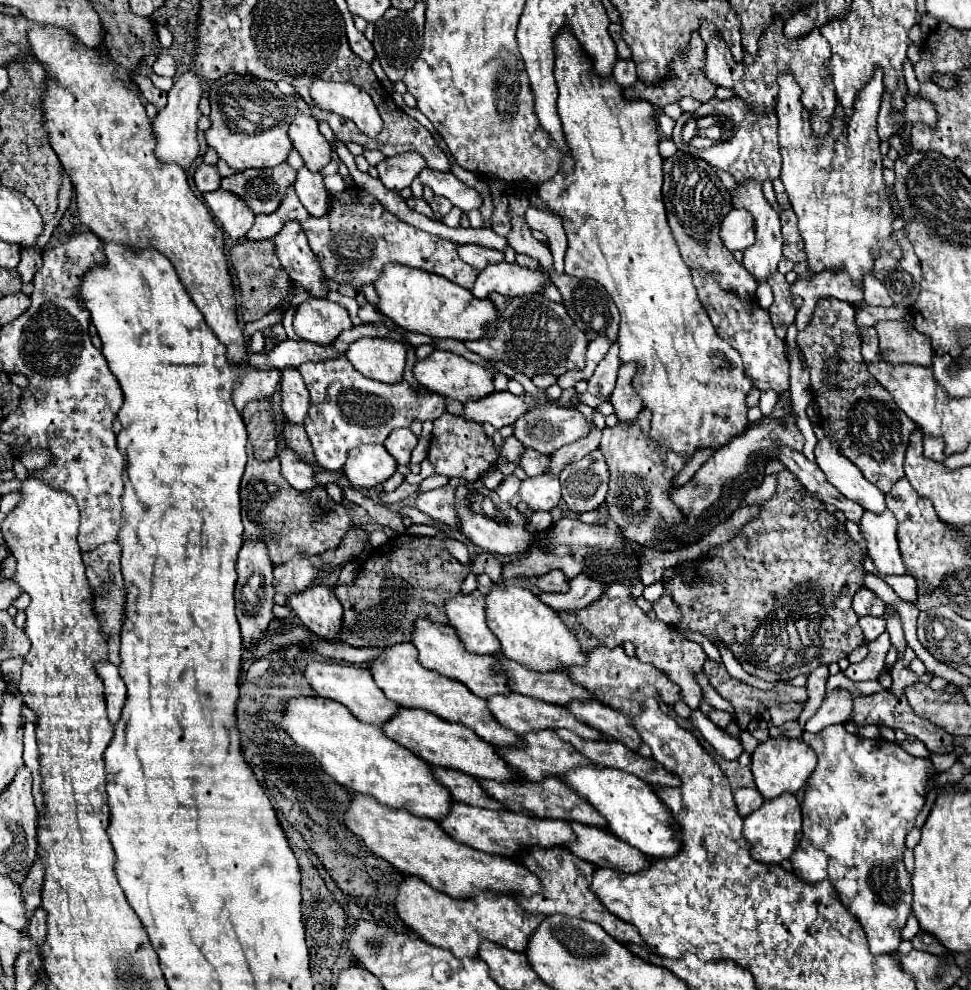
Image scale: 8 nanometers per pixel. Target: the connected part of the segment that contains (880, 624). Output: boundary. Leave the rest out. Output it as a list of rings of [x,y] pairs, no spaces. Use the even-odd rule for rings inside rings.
[[[862,616],[860,618],[860,626],[864,630],[866,640],[876,640],[876,636],[880,636],[886,630],[886,620],[882,616]]]

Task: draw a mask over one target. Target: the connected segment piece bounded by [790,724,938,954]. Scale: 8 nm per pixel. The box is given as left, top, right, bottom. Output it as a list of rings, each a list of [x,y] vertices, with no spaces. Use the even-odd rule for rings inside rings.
[[[836,724],[832,728],[826,728],[824,732],[812,736],[808,732],[804,732],[804,738],[802,738],[808,746],[812,746],[812,750],[816,752],[818,756],[818,764],[816,764],[816,770],[814,774],[810,776],[808,784],[806,784],[806,794],[804,794],[804,802],[802,802],[802,840],[798,844],[798,848],[794,850],[794,854],[790,856],[790,862],[792,862],[792,868],[794,868],[794,874],[804,880],[804,882],[818,882],[818,878],[828,878],[836,892],[840,894],[840,900],[842,904],[848,908],[848,912],[852,916],[856,916],[856,920],[860,922],[860,926],[864,928],[866,936],[868,936],[868,944],[870,944],[870,950],[874,954],[890,954],[890,952],[896,952],[898,950],[898,944],[900,944],[900,930],[904,928],[908,916],[910,916],[910,904],[912,904],[912,886],[910,886],[910,874],[906,872],[904,868],[904,862],[902,862],[902,856],[904,856],[904,838],[906,834],[912,830],[914,826],[914,820],[918,816],[918,812],[922,810],[924,806],[924,786],[926,782],[932,778],[932,774],[936,774],[938,770],[932,766],[932,762],[928,758],[914,758],[910,754],[906,754],[898,744],[890,744],[882,738],[864,738],[864,736],[858,736],[858,734],[850,734],[844,730],[844,726]]]

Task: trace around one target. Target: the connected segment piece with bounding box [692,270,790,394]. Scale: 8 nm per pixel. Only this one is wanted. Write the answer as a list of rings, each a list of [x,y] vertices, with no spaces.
[[[692,270],[694,286],[698,290],[698,298],[708,312],[718,336],[734,346],[744,362],[744,374],[750,378],[752,386],[758,390],[772,388],[774,392],[782,394],[788,390],[788,376],[790,364],[786,358],[786,342],[774,334],[768,310],[760,308],[756,300],[742,300],[734,292],[722,290],[720,284],[714,280],[712,274],[706,270]]]

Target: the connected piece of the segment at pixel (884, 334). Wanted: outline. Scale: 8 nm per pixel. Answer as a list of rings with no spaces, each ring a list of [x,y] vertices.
[[[878,322],[876,330],[880,338],[880,350],[888,362],[932,366],[934,350],[930,346],[930,340],[914,326],[906,322]]]

